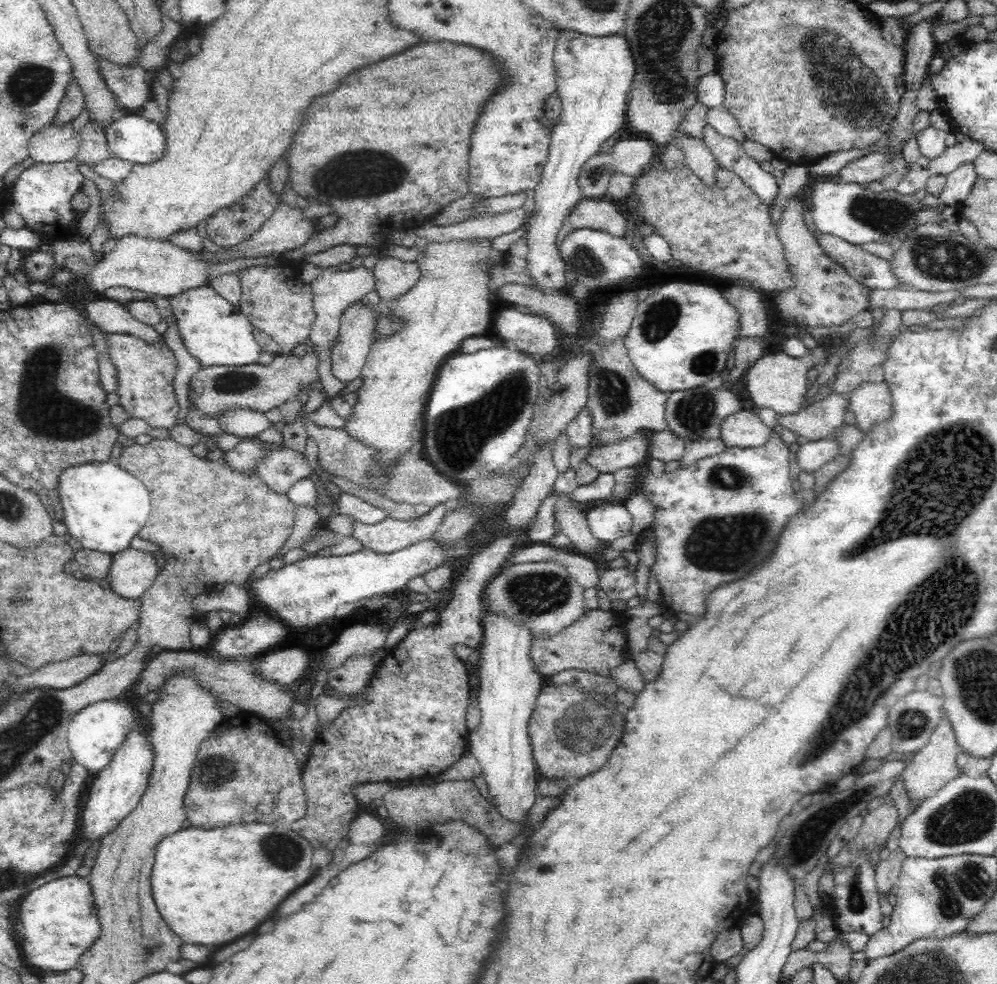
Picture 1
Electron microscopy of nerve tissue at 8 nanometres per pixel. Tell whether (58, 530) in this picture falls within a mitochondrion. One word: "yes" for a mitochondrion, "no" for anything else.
no

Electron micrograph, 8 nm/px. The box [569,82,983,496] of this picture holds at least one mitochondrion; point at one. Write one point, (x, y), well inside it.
(889, 216)

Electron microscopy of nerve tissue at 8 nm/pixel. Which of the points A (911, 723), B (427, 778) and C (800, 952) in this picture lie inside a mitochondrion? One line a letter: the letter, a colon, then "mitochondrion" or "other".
A: mitochondrion
B: other
C: other

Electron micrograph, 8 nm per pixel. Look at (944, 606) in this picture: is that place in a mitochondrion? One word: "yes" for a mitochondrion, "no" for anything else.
yes

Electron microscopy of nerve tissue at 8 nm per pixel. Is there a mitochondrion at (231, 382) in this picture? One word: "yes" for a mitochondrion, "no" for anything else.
yes

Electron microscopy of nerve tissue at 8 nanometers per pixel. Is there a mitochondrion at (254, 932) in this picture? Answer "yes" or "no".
no

